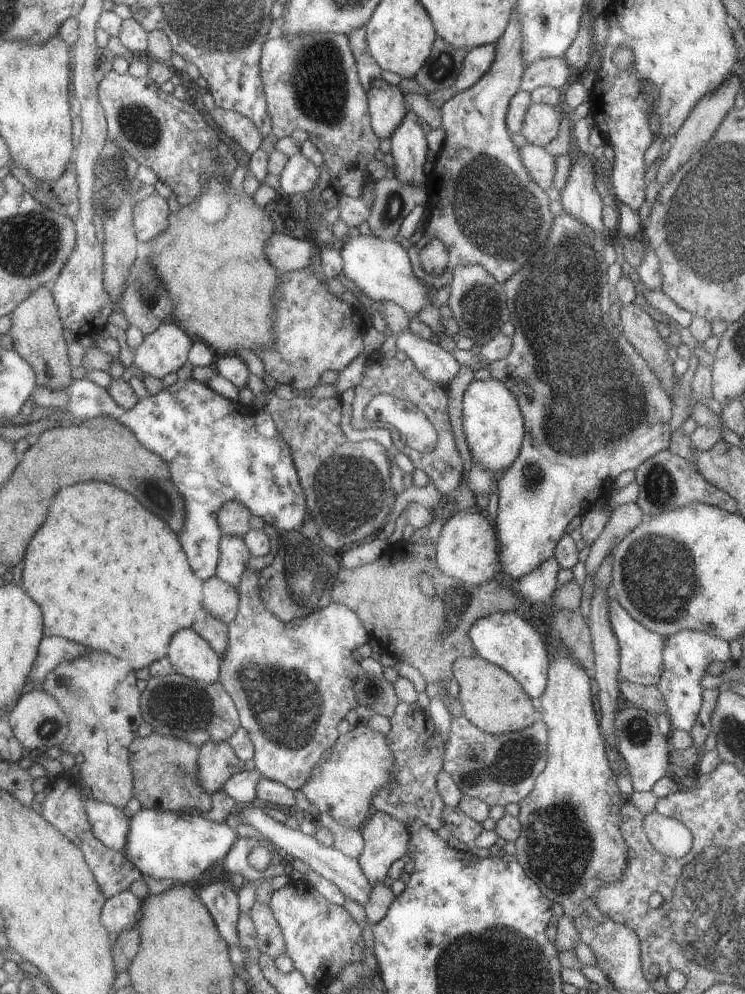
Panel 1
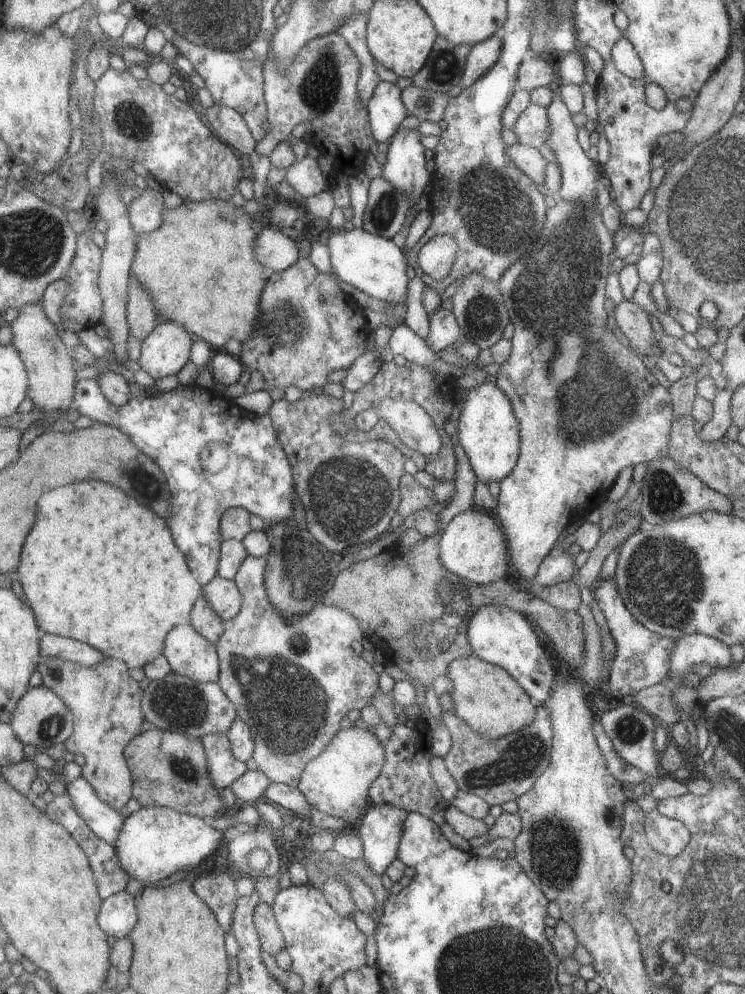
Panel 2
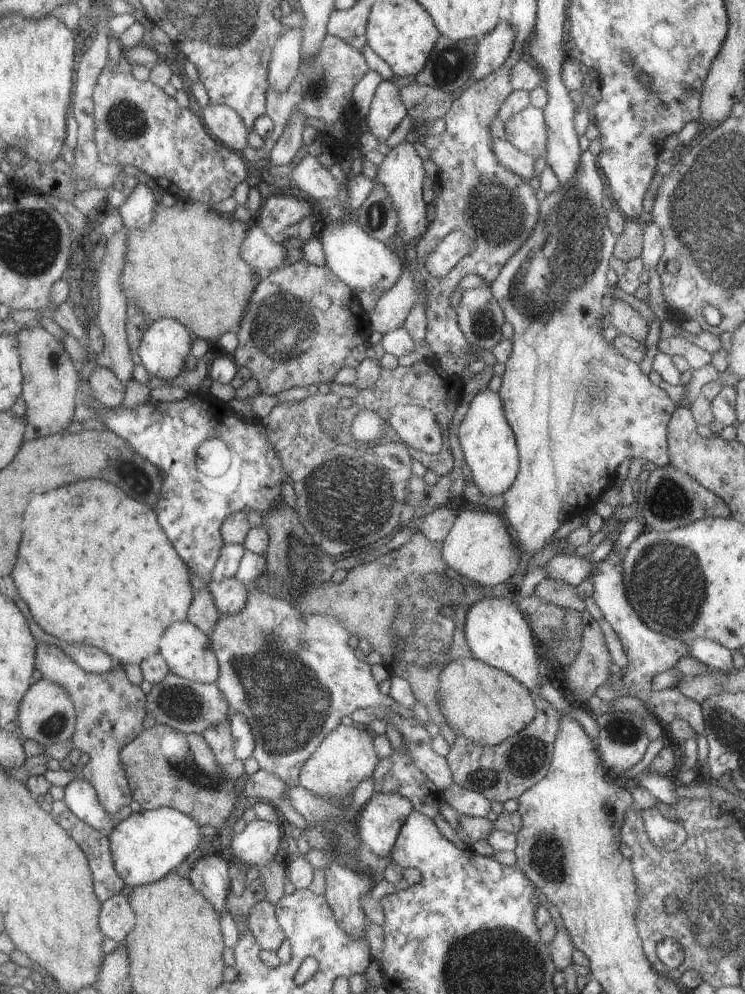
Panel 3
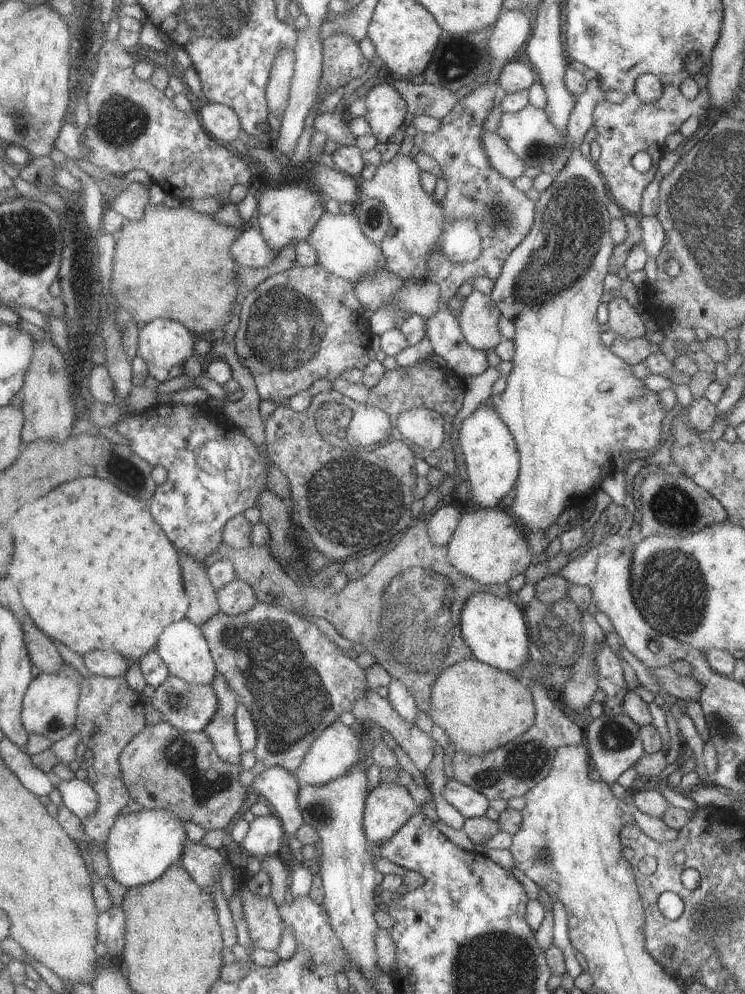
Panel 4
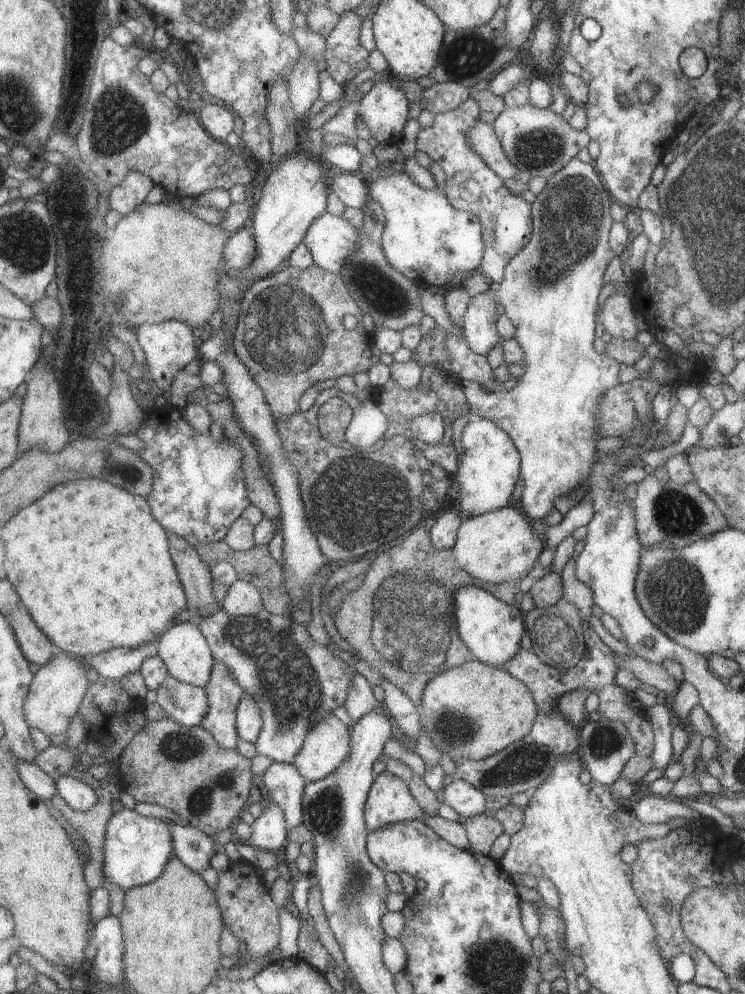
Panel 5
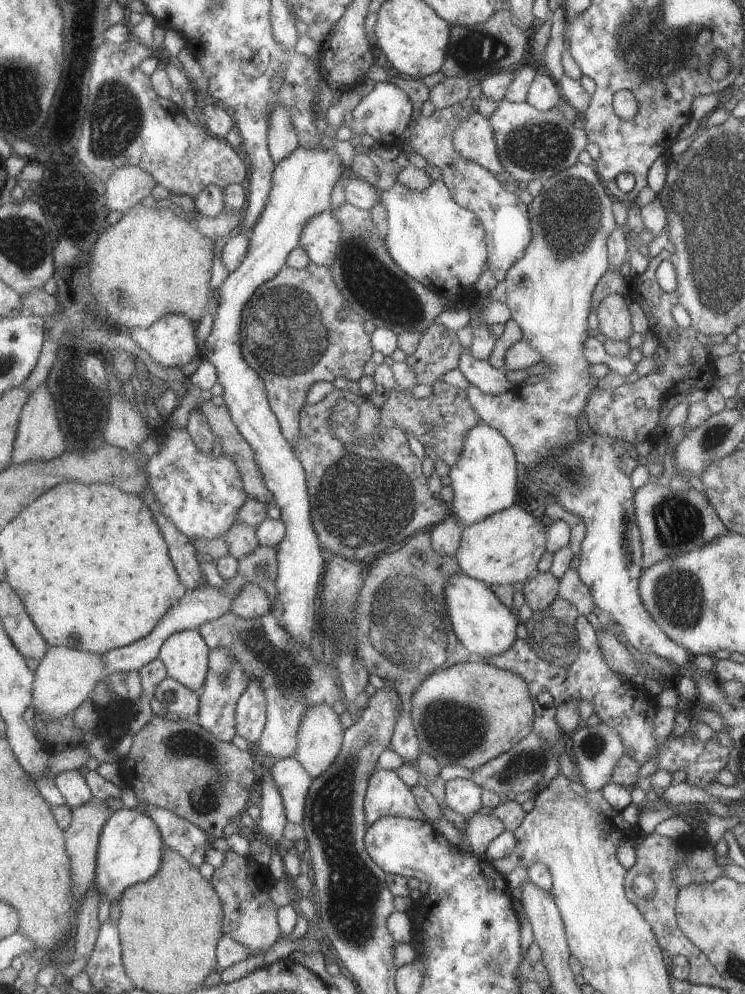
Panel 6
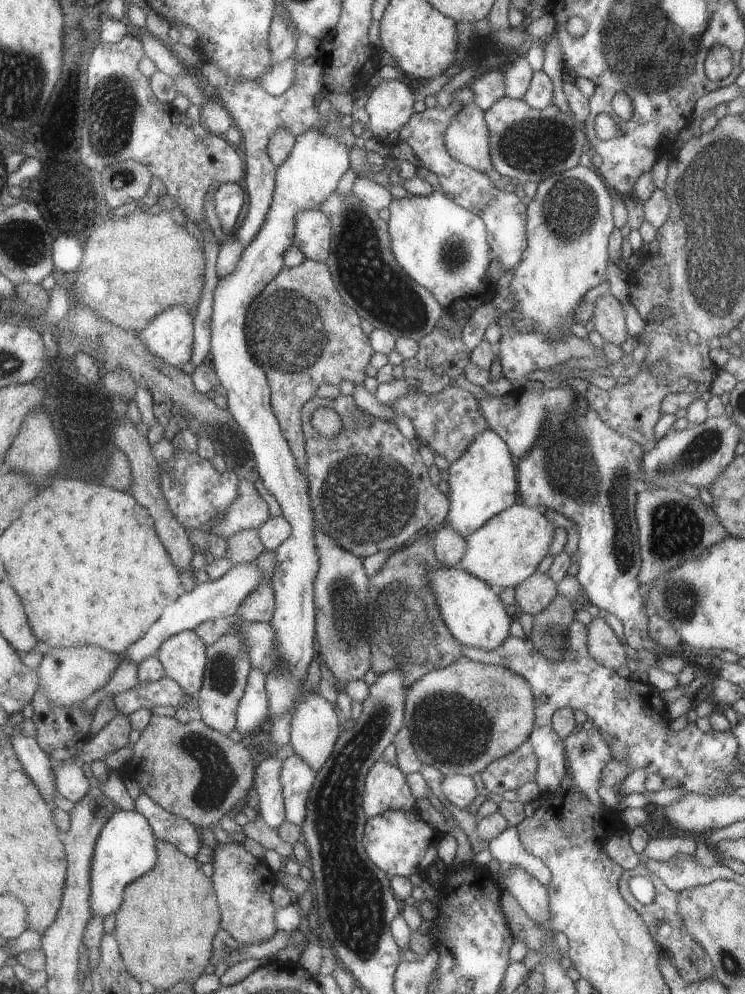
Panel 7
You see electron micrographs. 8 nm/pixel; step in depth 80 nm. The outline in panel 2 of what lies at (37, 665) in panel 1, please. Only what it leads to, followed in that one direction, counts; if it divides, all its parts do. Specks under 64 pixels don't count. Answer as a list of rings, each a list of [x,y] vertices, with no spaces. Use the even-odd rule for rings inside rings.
[[[49,633],[38,638],[38,648],[41,659],[45,657],[62,658],[84,667],[94,667],[105,658],[99,650],[88,644]]]

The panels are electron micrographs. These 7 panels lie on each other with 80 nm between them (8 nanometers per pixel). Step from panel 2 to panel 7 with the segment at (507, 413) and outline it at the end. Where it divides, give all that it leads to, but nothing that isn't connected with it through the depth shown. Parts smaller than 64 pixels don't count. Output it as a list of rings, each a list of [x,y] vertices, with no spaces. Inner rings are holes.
[[[493,430],[478,431],[467,450],[451,463],[448,473],[449,492],[446,498],[449,508],[444,526],[455,528],[455,532],[459,532],[463,539],[517,500],[517,472],[511,454],[507,444]]]

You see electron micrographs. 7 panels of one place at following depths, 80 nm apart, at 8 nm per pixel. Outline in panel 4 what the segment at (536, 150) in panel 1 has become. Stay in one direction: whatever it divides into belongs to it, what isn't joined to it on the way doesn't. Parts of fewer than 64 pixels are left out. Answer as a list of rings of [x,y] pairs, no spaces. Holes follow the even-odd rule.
[[[481,129],[479,138],[481,146],[488,156],[490,165],[503,178],[510,181],[514,178],[523,180],[523,171],[527,165],[506,147],[504,140],[501,140],[497,133]]]

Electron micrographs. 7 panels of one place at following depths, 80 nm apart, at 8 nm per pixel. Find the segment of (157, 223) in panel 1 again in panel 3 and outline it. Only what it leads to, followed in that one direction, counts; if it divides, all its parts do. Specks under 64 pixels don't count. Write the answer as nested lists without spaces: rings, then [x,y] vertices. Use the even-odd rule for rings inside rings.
[[[138,182],[116,209],[125,228],[136,229],[151,222],[155,204],[153,191],[145,183]]]

